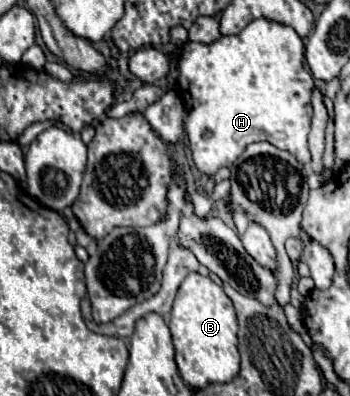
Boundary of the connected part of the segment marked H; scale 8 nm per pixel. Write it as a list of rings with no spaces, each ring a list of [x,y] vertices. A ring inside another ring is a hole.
[[[255,19],[241,33],[231,37],[219,37],[211,45],[203,43],[185,43],[179,55],[179,77],[177,91],[185,101],[185,133],[193,151],[193,161],[201,175],[213,175],[221,167],[231,167],[245,147],[253,141],[269,141],[279,149],[289,151],[297,157],[299,163],[309,165],[311,153],[307,147],[307,135],[311,127],[311,87],[313,77],[303,67],[305,45],[293,27],[269,21]],[[205,131],[211,135],[205,137]]]

